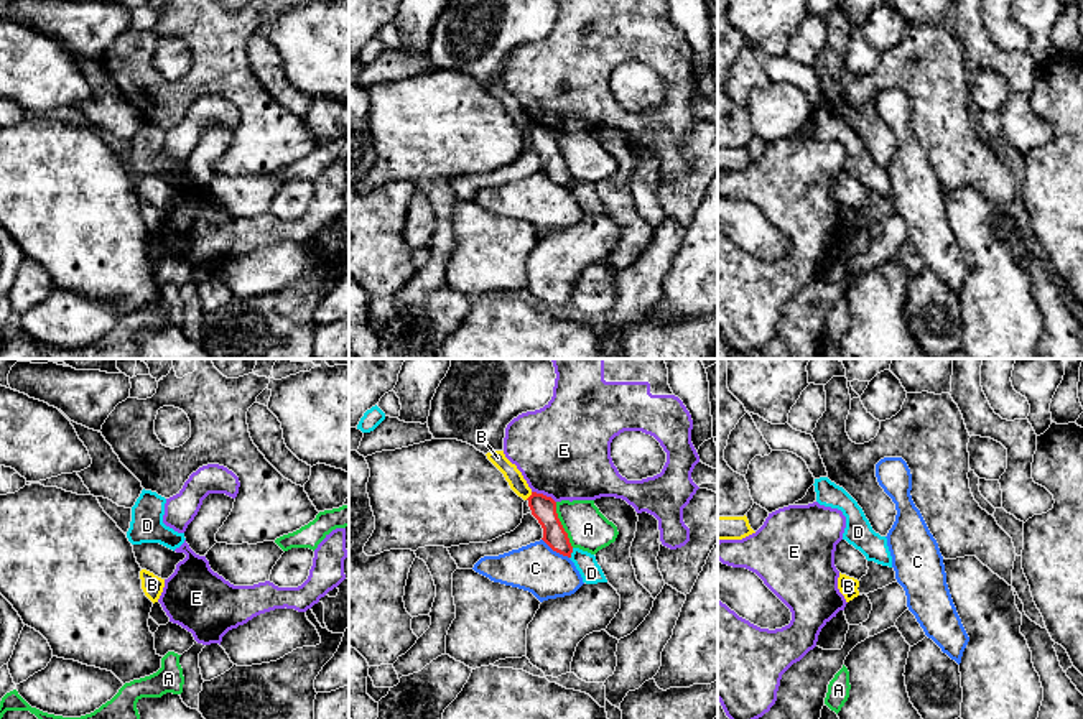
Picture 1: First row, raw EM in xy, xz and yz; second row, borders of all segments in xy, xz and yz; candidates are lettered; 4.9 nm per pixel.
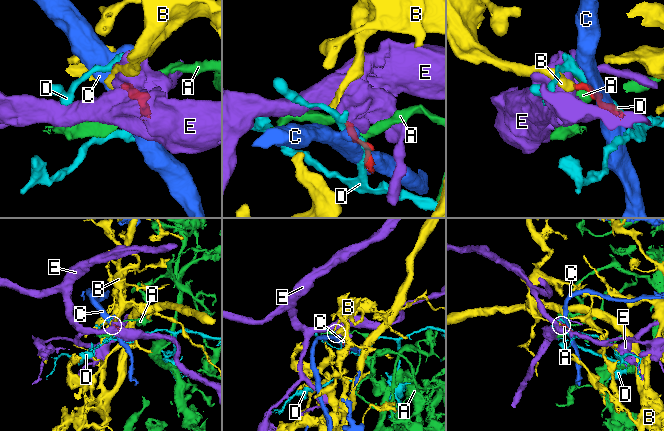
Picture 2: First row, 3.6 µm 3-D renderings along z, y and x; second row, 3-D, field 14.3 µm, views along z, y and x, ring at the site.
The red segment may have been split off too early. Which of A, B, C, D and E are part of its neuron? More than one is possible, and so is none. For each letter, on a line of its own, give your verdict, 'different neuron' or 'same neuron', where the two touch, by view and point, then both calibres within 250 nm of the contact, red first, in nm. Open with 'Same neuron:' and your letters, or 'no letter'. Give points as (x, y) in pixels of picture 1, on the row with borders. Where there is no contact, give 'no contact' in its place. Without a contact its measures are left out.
Same neuron: no letter
A: different neuron | xz (562, 525) | 120/200 nm
B: different neuron | xz (530, 496) | 120/80 nm
C: different neuron | xz (555, 550) | 120/240 nm
D: different neuron | xz (571, 552) | 120/110 nm
E: different neuron | xz (542, 494) | 120/460 nm

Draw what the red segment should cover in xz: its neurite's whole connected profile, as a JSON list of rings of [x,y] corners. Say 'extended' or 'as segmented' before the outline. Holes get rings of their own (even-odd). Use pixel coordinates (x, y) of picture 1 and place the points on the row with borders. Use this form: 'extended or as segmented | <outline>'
as segmented | [[[532,492],[527,499],[532,515],[538,520],[543,528],[543,541],[556,553],[571,558],[573,546],[568,533],[565,531],[558,513],[556,502],[543,494]]]

